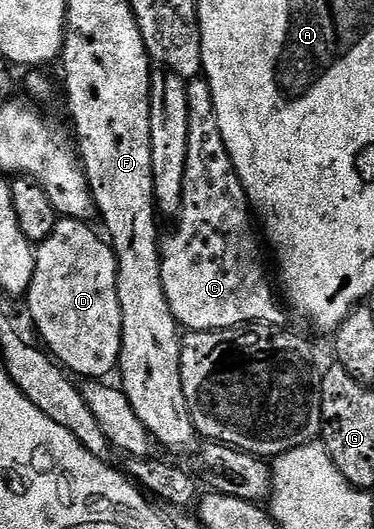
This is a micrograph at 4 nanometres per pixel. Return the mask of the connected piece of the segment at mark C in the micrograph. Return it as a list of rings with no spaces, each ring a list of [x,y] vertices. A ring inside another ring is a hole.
[[[199,77],[187,86],[186,93],[190,106],[190,140],[187,167],[184,169],[182,208],[173,220],[174,232],[171,235],[163,234],[160,239],[160,277],[164,281],[164,297],[168,297],[168,309],[172,309],[172,317],[178,322],[179,328],[187,332],[223,331],[247,323],[285,324],[288,311],[276,294],[275,284],[273,287],[266,276],[266,263],[262,260],[262,247],[258,244],[259,232],[252,218],[250,201],[234,171],[226,142],[220,133],[212,89],[205,78]]]

